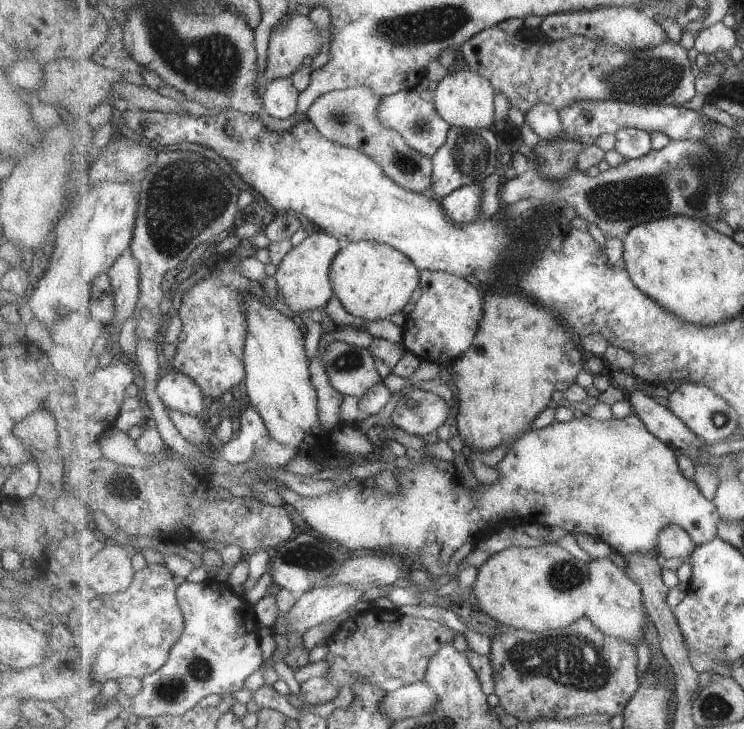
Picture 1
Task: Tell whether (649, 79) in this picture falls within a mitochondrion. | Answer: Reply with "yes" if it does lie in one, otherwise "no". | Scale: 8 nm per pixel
yes

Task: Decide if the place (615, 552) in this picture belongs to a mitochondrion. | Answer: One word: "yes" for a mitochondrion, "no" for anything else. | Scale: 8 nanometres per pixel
no

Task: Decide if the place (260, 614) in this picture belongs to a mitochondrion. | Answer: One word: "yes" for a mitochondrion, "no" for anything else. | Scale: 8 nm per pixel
no

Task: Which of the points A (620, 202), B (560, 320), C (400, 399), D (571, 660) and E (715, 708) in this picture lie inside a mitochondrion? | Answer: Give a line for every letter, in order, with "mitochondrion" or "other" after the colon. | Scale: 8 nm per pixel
A: mitochondrion
B: other
C: other
D: mitochondrion
E: mitochondrion

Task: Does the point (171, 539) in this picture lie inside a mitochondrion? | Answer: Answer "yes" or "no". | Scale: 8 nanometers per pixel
no

